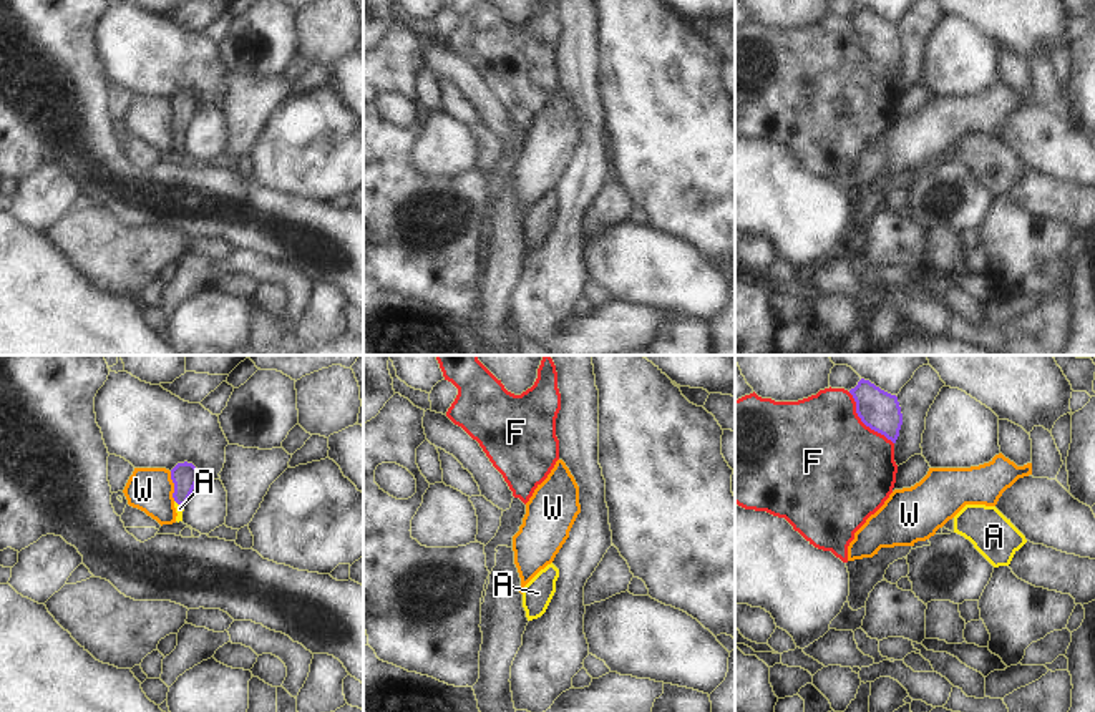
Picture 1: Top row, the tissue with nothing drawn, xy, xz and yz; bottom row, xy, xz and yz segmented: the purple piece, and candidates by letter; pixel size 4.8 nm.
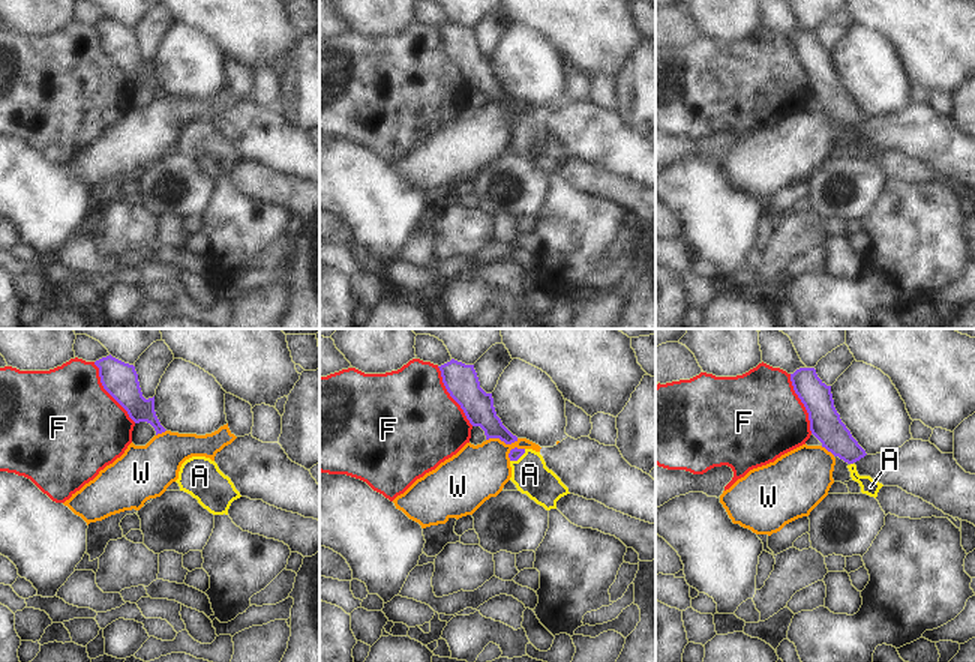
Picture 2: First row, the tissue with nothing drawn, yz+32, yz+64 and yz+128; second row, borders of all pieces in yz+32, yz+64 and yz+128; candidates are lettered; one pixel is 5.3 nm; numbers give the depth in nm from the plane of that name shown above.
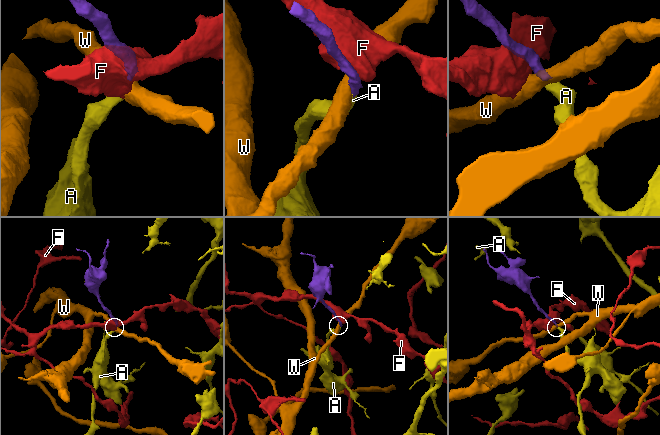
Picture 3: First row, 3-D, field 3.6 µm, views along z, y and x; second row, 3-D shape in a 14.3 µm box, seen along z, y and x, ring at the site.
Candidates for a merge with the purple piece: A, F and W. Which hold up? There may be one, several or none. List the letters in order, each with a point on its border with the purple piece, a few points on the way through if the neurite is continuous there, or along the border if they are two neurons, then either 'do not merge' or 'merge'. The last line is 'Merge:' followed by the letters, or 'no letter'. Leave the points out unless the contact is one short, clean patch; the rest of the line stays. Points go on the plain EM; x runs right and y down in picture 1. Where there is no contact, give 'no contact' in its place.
A: contact xy (180, 131); way xy (184, 103), (180, 131), (180, 136); merge
F: contact yz (863, 50); do not merge
W: contact xy (175, 115); border xy (170, 100), (175, 128); do not merge
Merge: A

